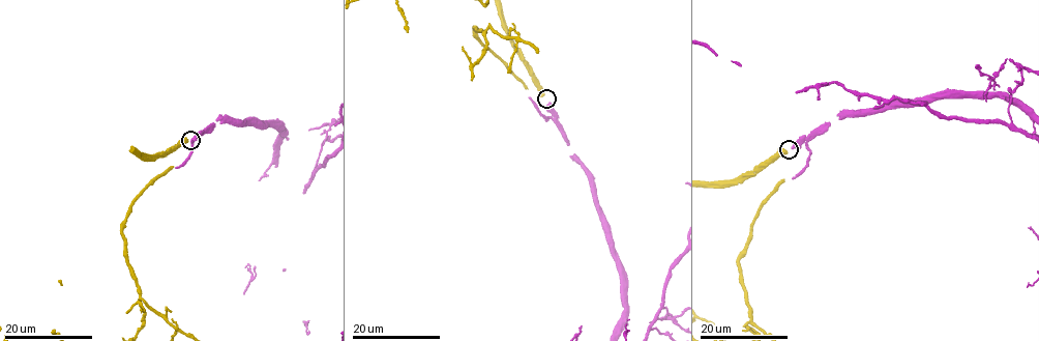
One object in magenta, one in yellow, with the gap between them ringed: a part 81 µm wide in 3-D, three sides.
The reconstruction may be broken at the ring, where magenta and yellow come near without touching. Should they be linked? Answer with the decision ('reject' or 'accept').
accept

